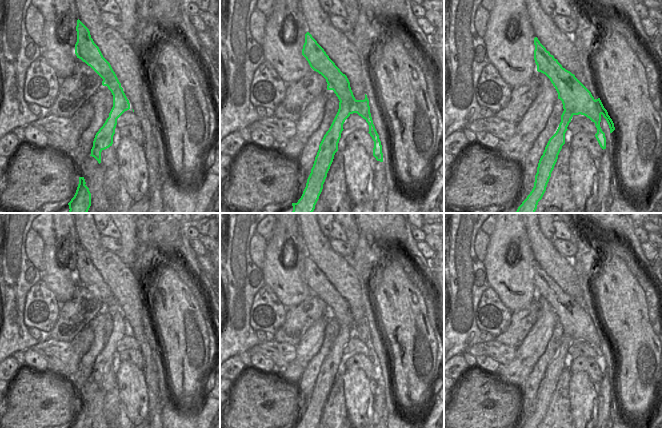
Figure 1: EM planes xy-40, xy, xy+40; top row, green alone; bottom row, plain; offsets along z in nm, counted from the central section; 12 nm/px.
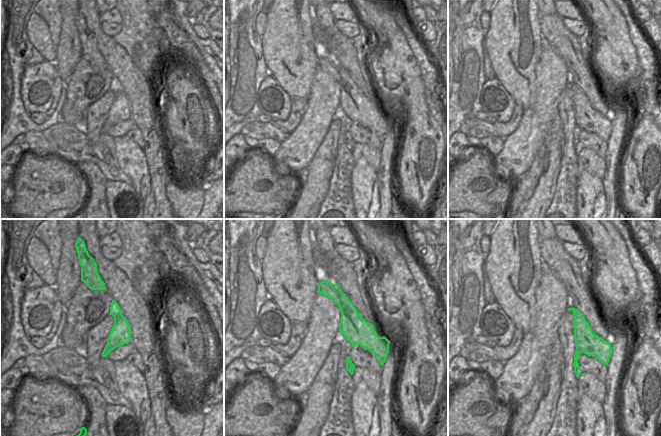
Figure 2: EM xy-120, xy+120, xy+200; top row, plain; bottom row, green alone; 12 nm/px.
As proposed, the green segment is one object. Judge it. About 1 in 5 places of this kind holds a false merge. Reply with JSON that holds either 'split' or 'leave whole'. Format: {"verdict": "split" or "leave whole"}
{"verdict": "split"}

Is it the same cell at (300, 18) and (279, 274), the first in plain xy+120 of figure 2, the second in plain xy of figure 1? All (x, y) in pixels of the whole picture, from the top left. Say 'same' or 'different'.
same

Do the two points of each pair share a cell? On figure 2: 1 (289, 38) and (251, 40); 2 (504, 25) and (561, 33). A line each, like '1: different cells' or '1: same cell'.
1: different cells
2: different cells

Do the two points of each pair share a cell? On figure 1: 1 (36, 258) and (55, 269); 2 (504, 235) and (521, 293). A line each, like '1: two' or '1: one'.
1: two
2: one

